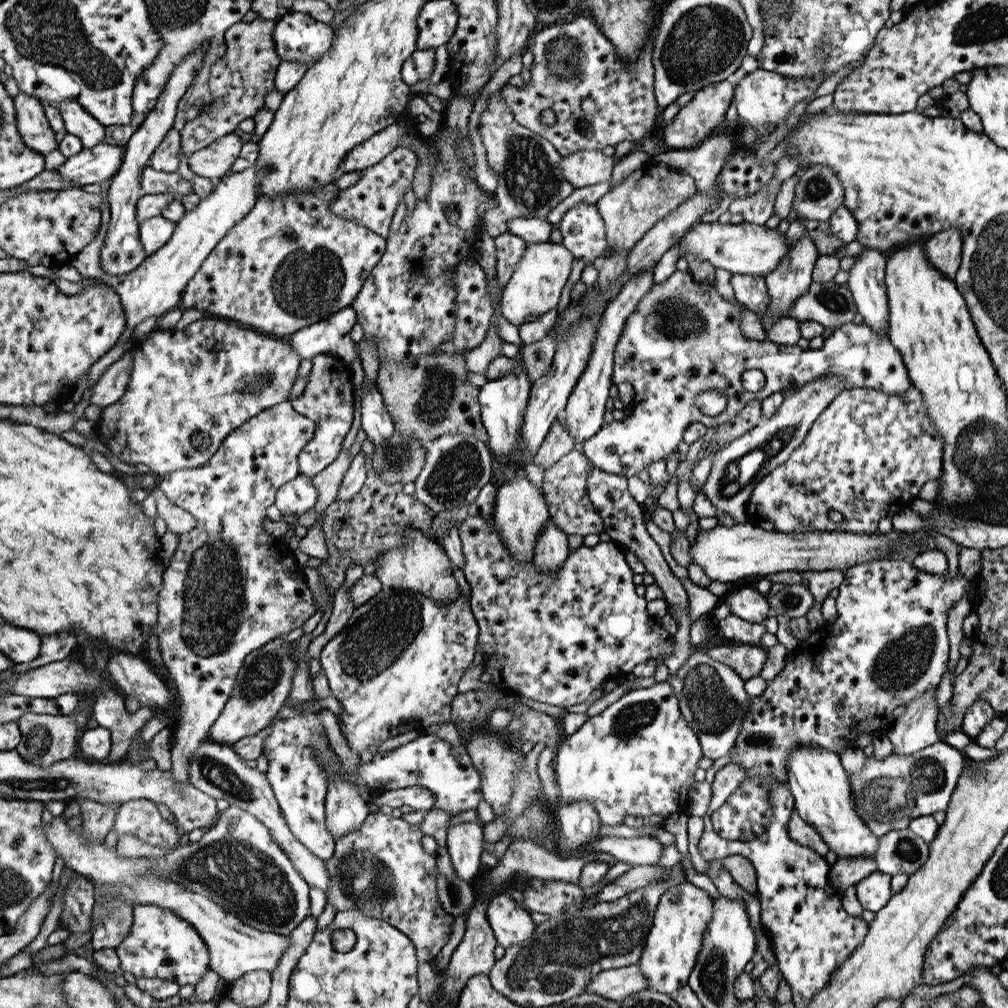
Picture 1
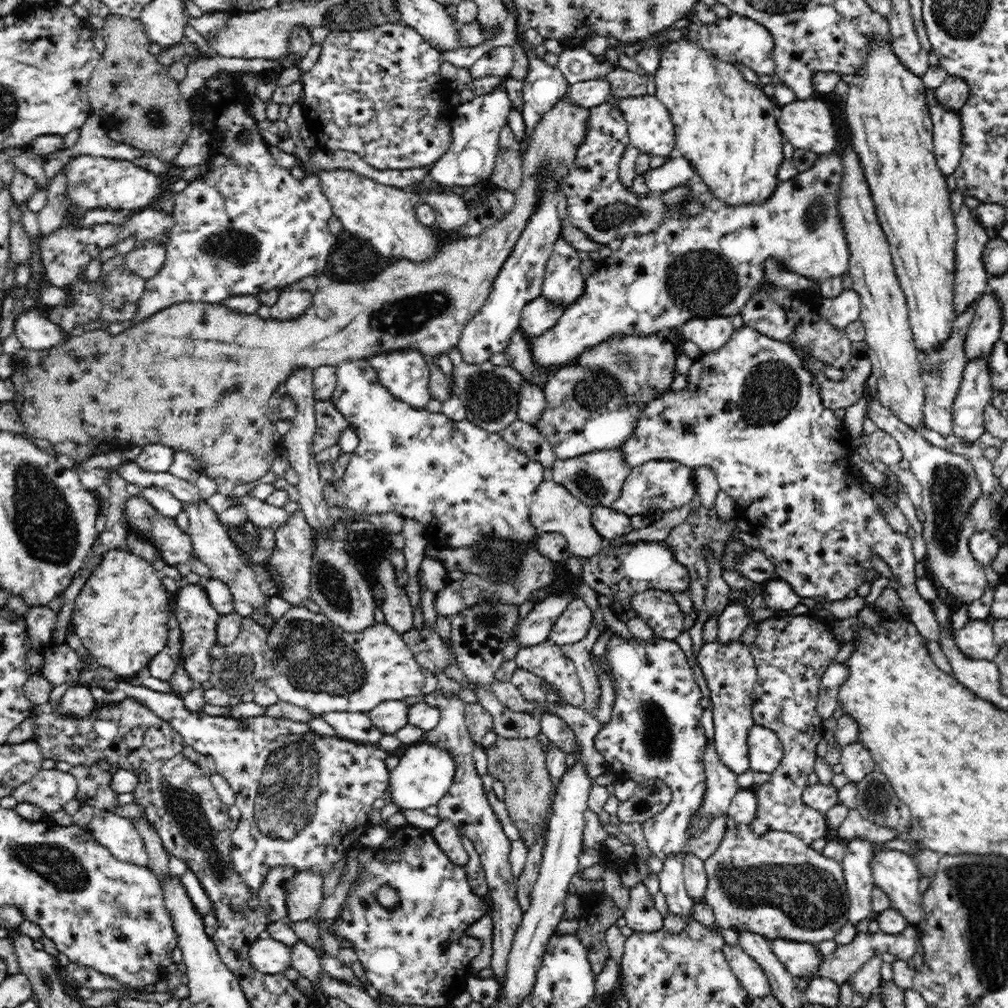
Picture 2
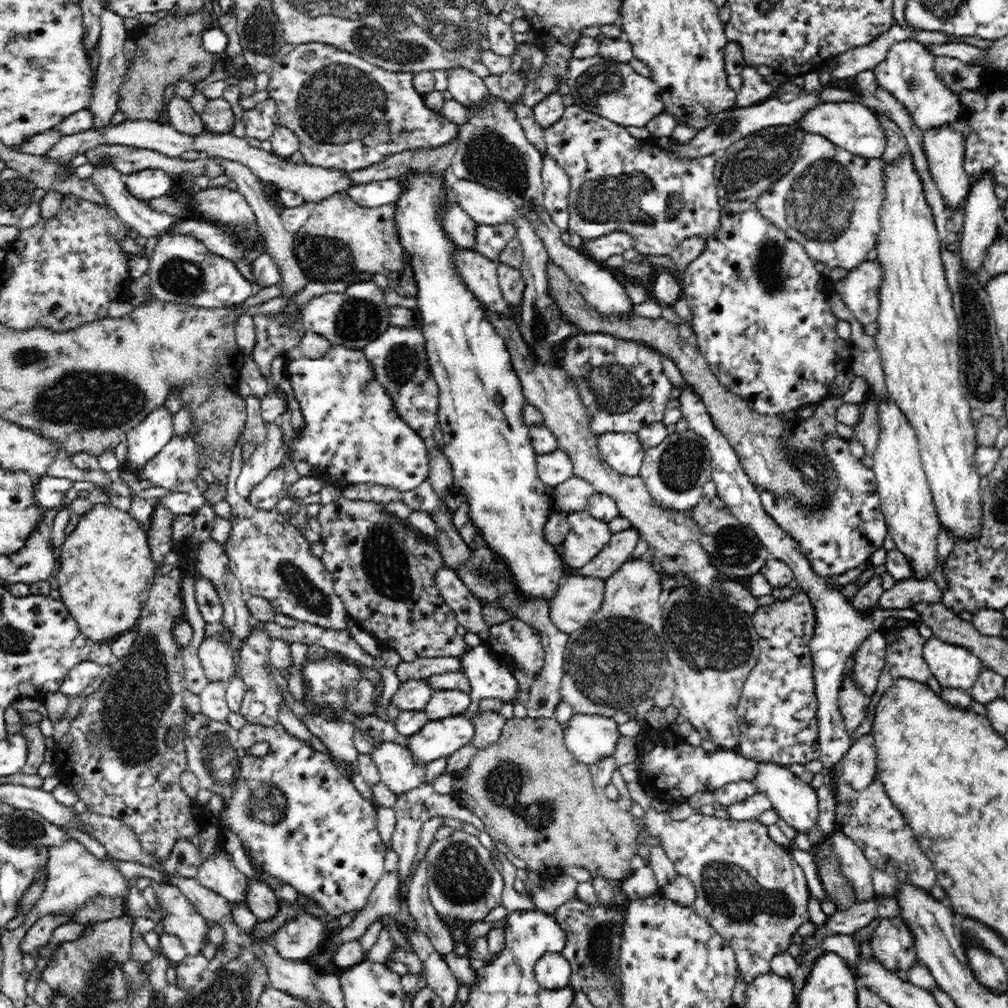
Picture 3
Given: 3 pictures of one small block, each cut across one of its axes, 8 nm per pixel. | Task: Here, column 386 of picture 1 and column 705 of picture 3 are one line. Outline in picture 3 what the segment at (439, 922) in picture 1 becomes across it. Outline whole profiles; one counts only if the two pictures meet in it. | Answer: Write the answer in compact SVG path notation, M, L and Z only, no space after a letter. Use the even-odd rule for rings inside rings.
M650 807L650 812L644 814L646 818L646 830L651 836L657 836L660 839L660 846L664 851L664 855L667 856L673 863L676 872L680 876L689 878L695 886L697 897L693 904L693 909L700 918L706 919L706 922L720 935L726 939L729 947L735 952L736 965L738 965L738 978L744 979L744 982L750 985L757 977L771 972L770 962L772 962L773 956L776 953L786 951L789 944L792 942L792 935L796 934L796 930L801 924L810 922L808 915L807 902L808 895L810 894L809 888L807 887L807 880L809 875L807 871L797 863L794 862L794 855L796 854L788 847L784 845L776 844L768 834L767 826L760 823L758 819L750 820L734 820L734 819L722 819L715 815L708 816L704 814L695 813L690 815L685 820L673 820L664 819L663 813L658 813Z

